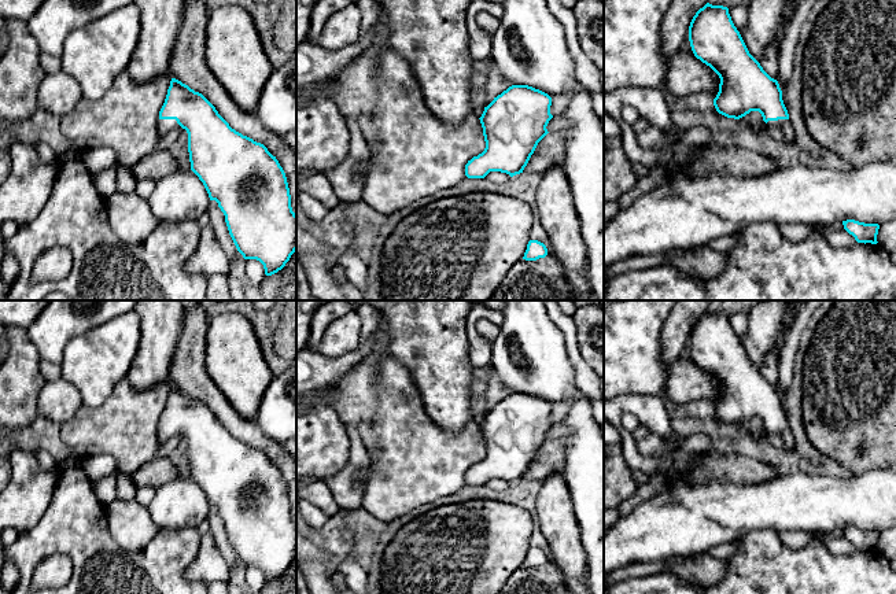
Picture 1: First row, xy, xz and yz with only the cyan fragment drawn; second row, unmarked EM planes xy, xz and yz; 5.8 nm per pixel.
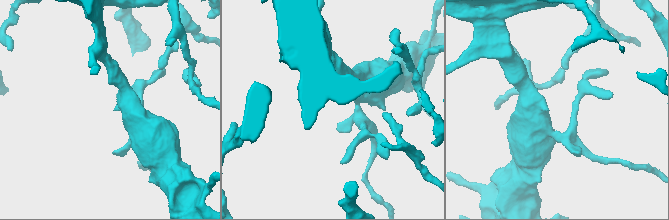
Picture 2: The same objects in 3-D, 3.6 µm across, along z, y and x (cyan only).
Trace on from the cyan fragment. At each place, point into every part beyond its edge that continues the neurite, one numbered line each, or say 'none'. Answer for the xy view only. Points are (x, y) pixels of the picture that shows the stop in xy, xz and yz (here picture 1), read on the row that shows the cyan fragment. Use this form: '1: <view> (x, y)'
1: xy (163, 125)

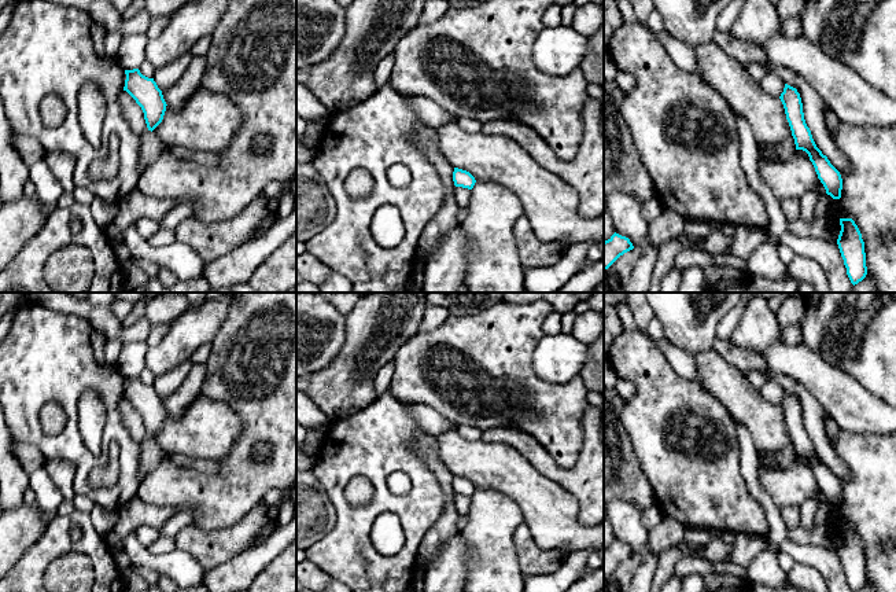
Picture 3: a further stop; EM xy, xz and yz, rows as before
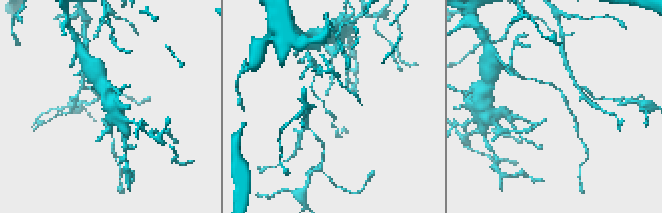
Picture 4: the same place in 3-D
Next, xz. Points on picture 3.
none

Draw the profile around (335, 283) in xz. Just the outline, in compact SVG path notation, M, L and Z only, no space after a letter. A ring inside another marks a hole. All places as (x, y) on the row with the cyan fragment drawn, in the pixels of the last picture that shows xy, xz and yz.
M331 272L328 279L320 286L321 293L351 293L351 282L340 273Z

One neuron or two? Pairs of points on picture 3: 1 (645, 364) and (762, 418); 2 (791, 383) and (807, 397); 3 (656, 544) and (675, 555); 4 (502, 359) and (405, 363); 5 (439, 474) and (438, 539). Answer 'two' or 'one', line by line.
1: two
2: one
3: two
4: one
5: one

